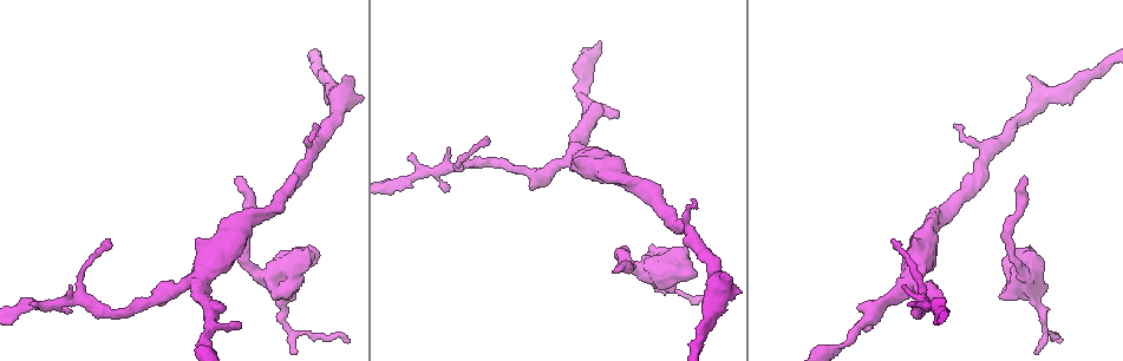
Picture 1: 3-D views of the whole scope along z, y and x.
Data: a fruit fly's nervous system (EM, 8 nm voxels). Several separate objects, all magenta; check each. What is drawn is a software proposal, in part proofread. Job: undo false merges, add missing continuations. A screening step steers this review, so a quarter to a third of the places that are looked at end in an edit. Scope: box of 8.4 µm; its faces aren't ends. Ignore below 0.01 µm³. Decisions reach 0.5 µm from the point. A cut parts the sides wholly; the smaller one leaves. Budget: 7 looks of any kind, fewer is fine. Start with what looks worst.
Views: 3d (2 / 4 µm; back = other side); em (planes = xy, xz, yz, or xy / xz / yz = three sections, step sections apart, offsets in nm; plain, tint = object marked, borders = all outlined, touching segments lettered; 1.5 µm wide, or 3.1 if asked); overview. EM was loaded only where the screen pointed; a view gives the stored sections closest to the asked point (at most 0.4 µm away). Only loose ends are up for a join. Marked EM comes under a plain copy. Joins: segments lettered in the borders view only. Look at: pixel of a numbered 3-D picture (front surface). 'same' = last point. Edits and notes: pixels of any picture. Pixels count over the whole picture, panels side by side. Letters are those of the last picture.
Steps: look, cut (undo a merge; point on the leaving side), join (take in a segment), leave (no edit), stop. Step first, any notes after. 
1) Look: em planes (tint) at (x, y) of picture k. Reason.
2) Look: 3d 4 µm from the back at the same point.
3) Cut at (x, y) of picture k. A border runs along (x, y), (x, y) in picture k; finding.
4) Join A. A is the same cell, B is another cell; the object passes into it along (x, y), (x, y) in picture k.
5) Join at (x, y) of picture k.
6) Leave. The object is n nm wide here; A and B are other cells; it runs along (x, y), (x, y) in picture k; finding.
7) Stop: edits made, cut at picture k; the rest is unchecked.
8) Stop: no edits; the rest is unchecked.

Look: em planes (borders) at (238, 177) of picture 1. Branch stops here.

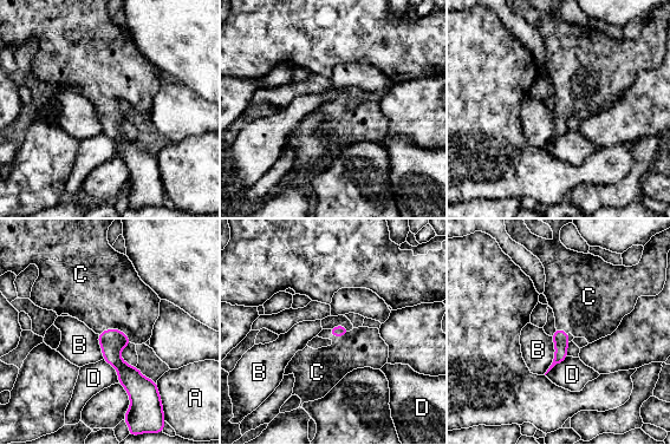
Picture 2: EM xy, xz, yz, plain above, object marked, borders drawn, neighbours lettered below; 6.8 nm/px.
Join C. C is the same cell, A, B and D are other cells; the object passes into it along (112, 341), (116, 329), (106, 294) in picture 2; the cell continues.

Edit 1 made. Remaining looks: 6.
Look: overview. Redraw.

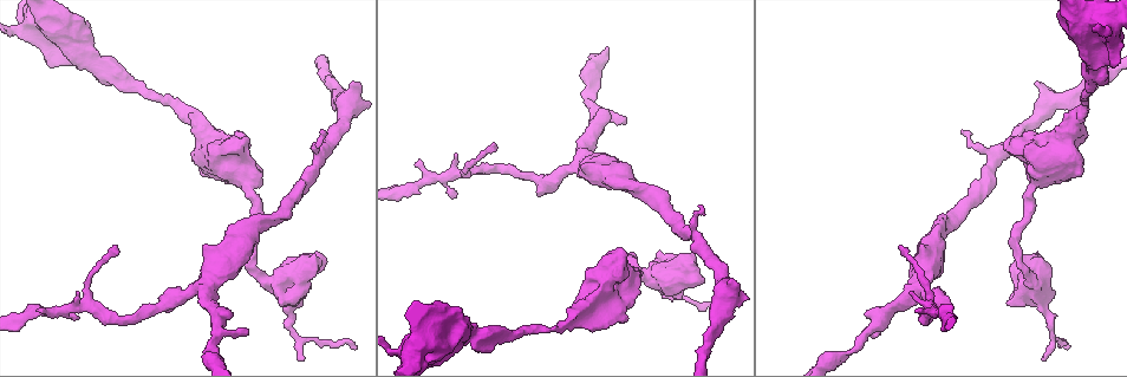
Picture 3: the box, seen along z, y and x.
Look: em planes (borders) at (875, 333) of picture 3. Free end.

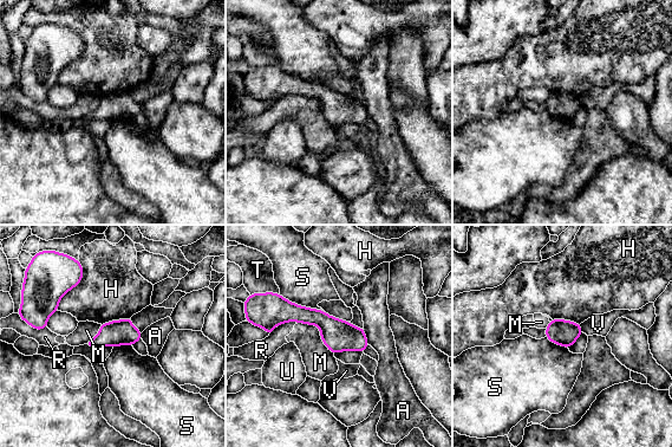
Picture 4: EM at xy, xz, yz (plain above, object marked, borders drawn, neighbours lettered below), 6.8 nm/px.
Leave. The longest contact is with H, 360 nm; A, H, M, R, S, T, U and V are other cells; it runs along (269, 325), (313, 316), (364, 344) in picture 4; no lettered segment goes on from it.

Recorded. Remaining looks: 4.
Look: 3d 2 µm at (356, 345) of picture 3. Branch stops here.

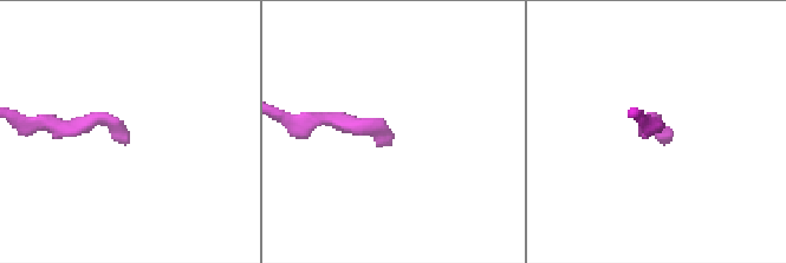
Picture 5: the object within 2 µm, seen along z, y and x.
Look: em planes (borders) at (127, 138) of picture 5. Shape alone is not enough.

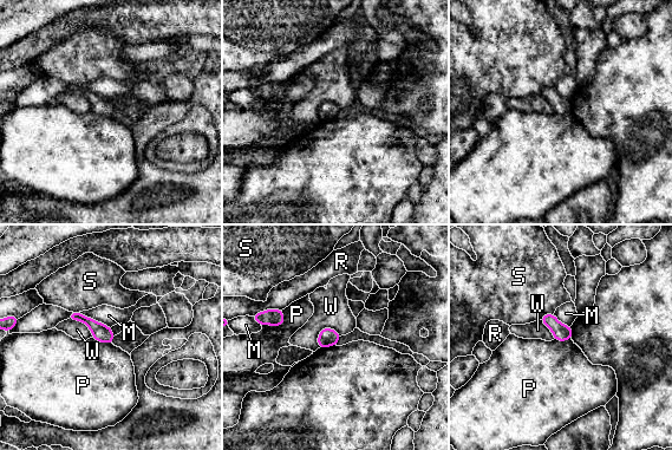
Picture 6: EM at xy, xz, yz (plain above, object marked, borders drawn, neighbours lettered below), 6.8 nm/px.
Leave. M, P, R, S and W are other cells; a border runs along (340, 336), (323, 328), (318, 347) in picture 6; none of them fits.

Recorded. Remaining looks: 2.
Stop: edits made, join at picture 2; the rest is unchecked.

